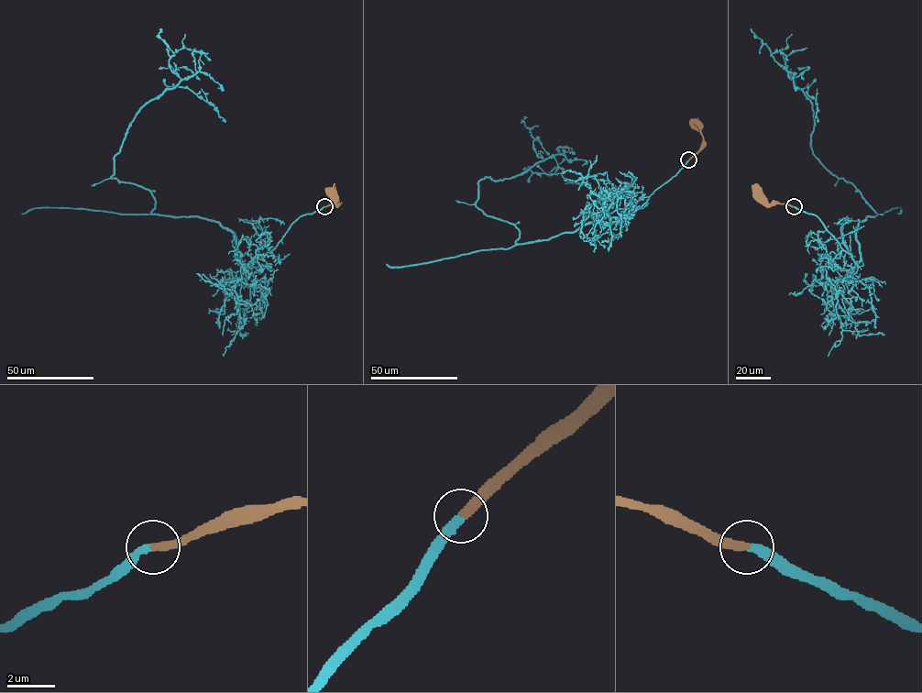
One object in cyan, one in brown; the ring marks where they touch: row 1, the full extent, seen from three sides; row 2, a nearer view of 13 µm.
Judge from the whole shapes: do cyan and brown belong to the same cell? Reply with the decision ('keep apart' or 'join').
join

